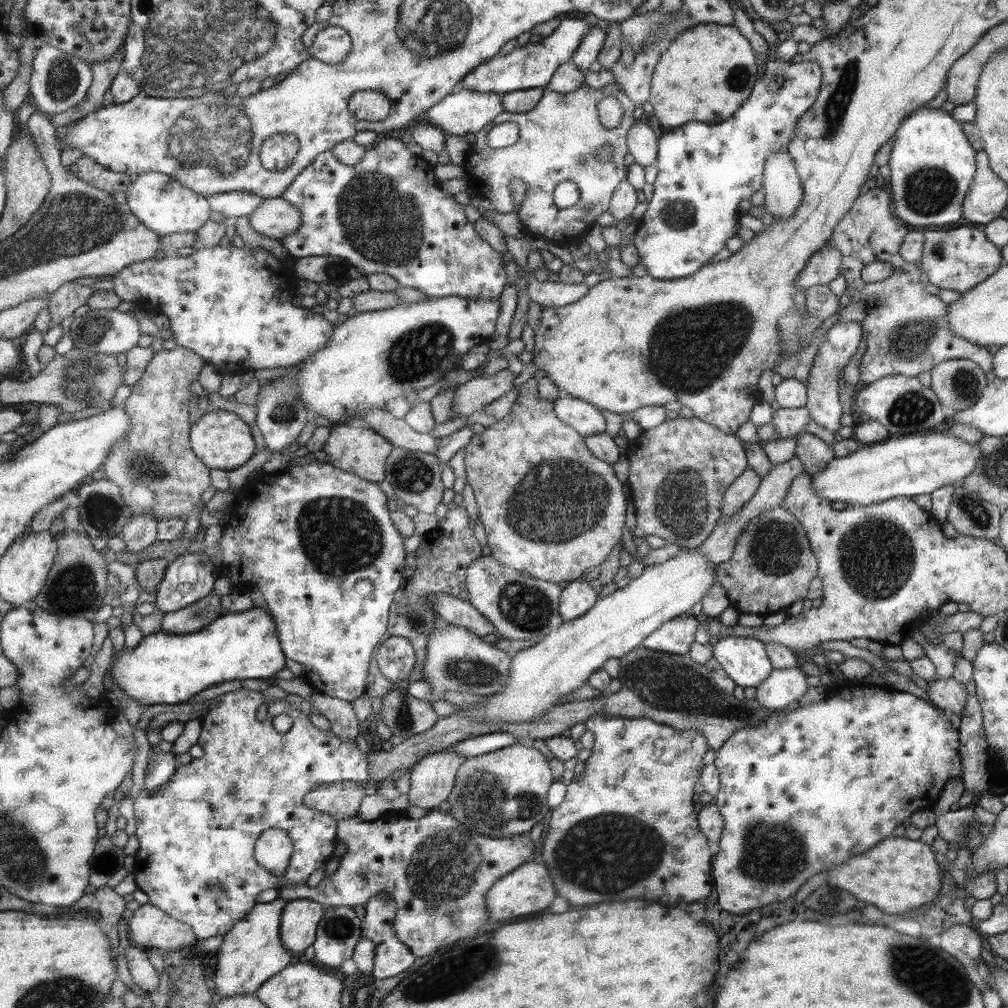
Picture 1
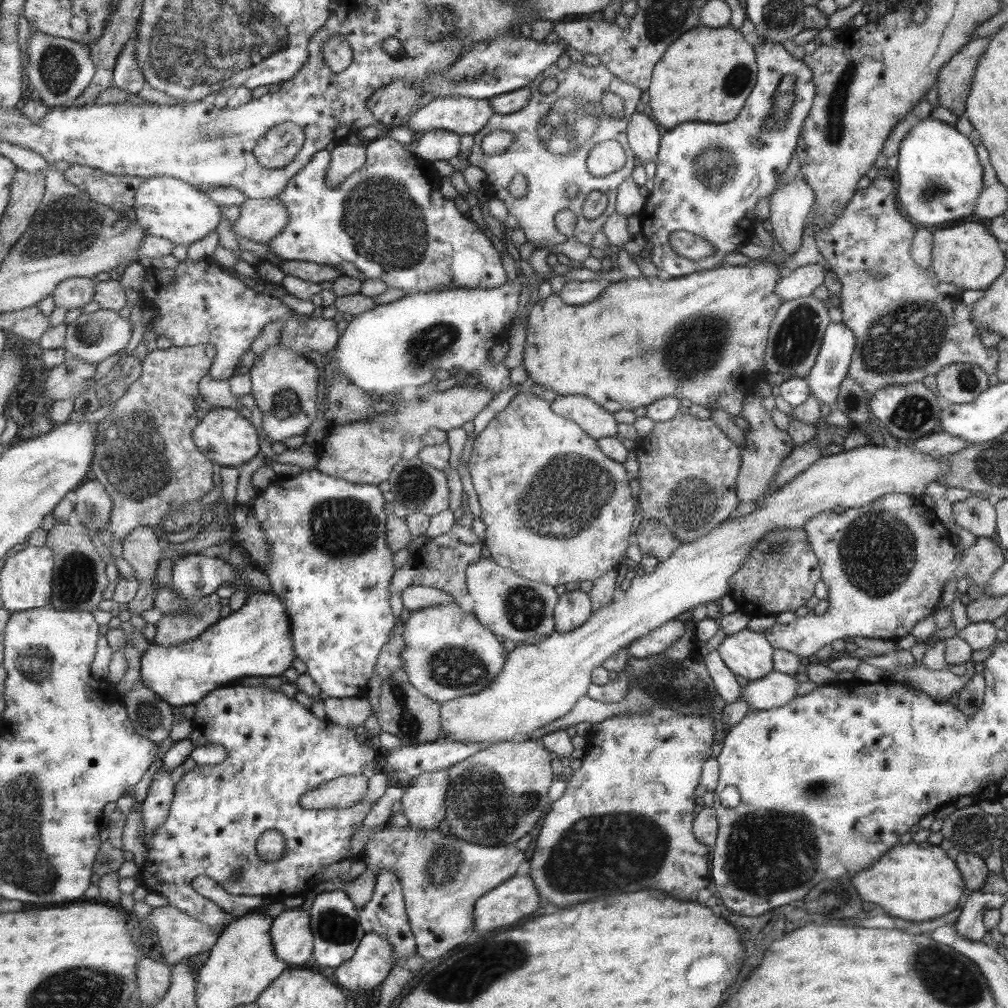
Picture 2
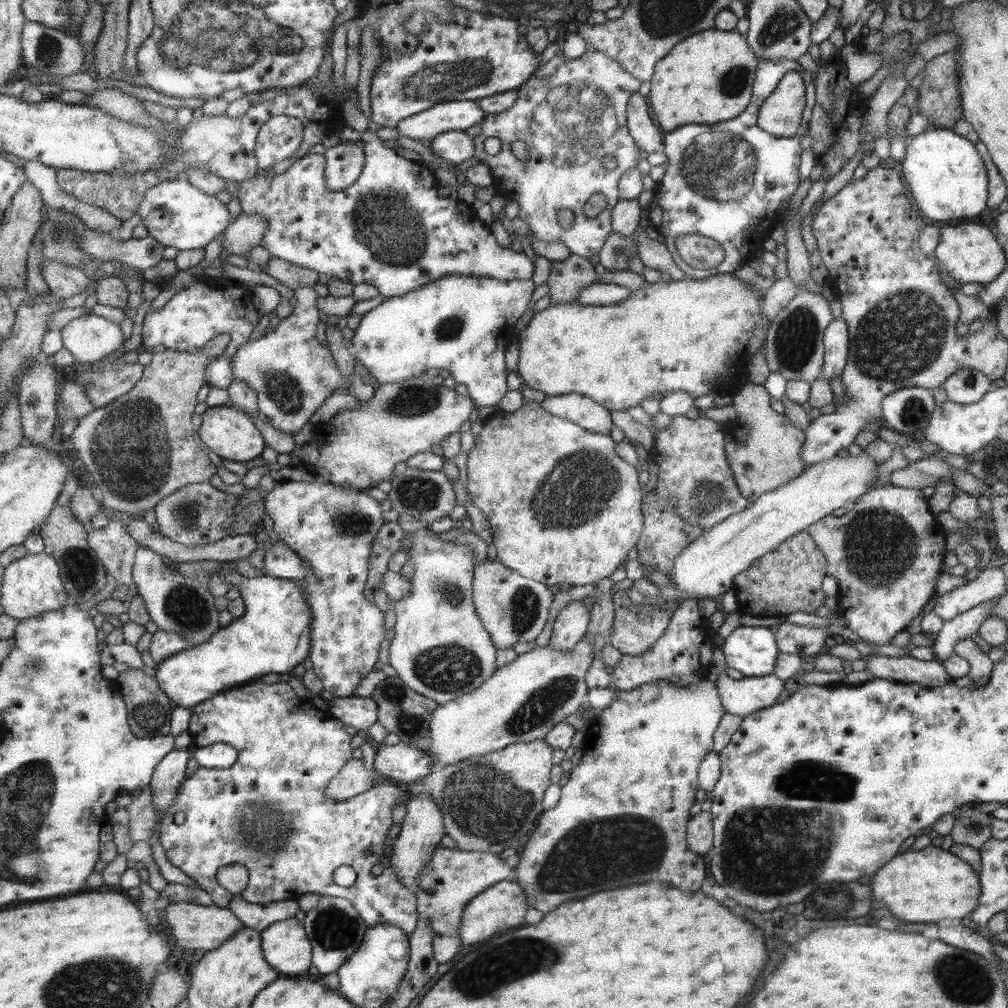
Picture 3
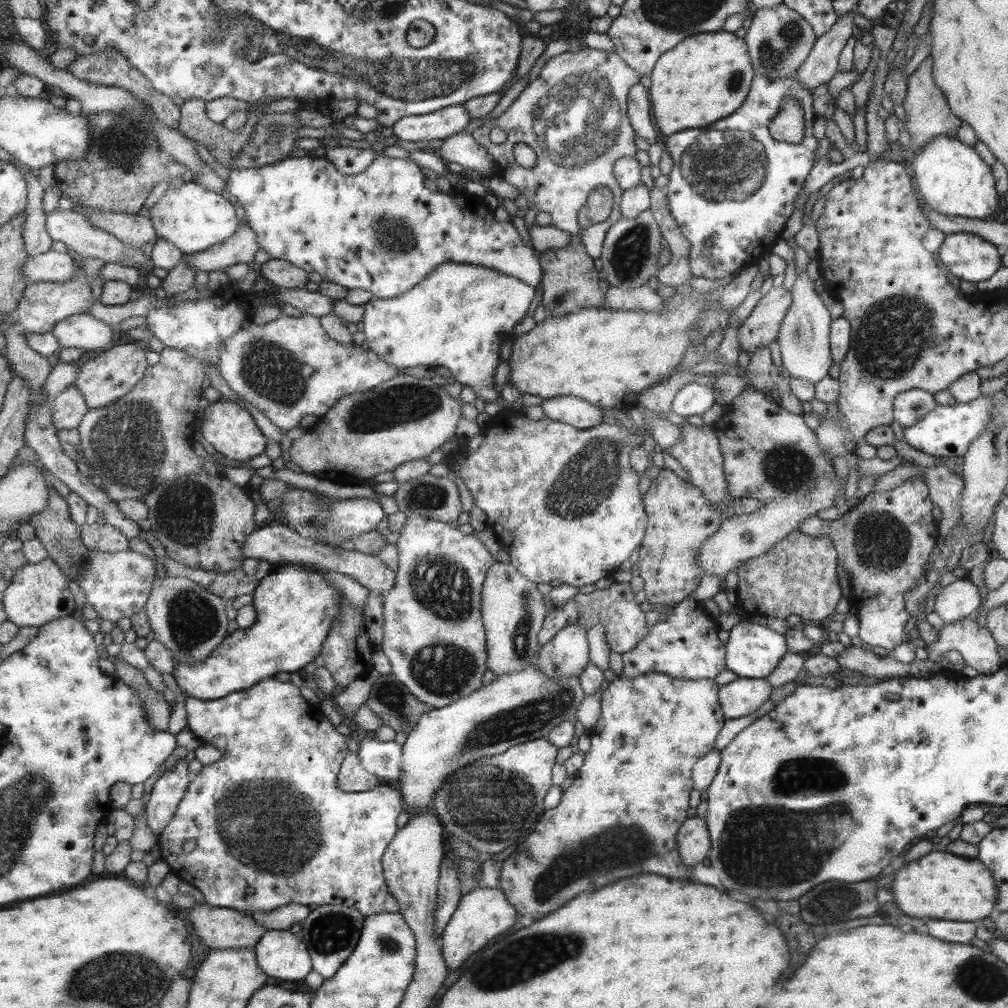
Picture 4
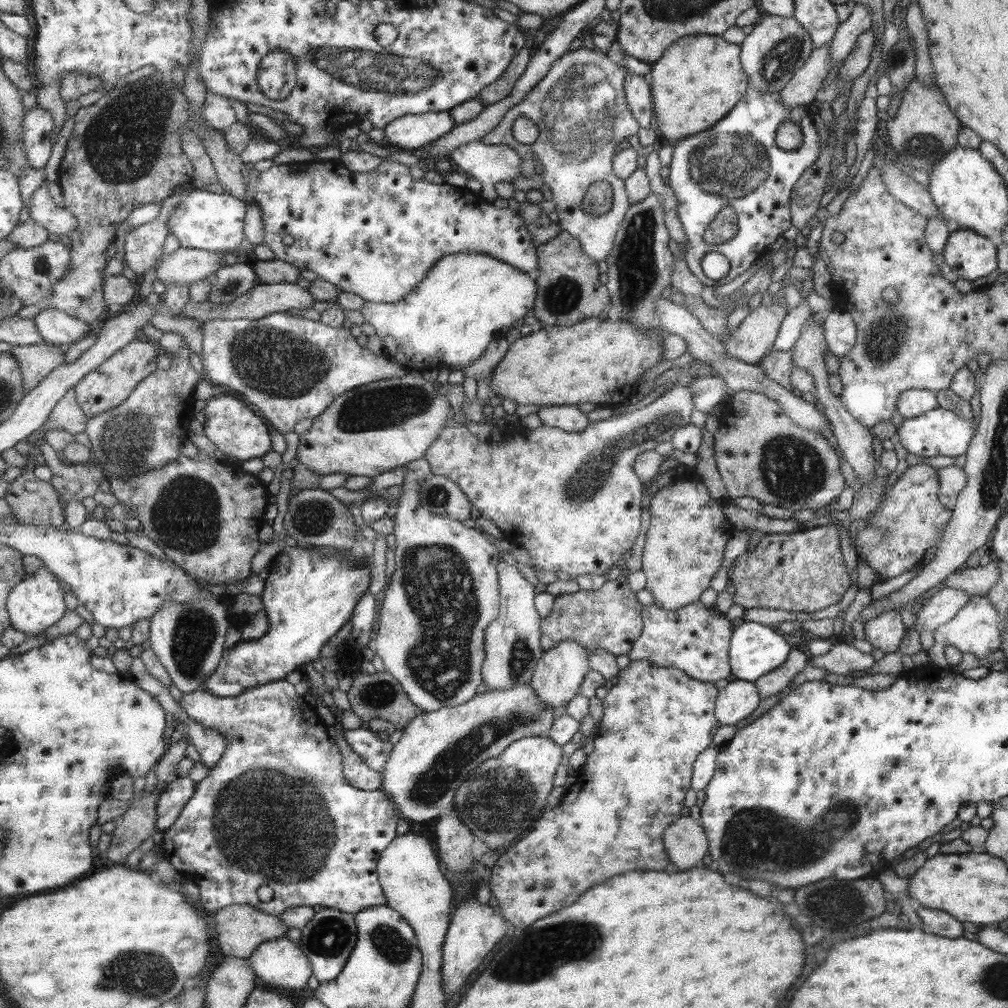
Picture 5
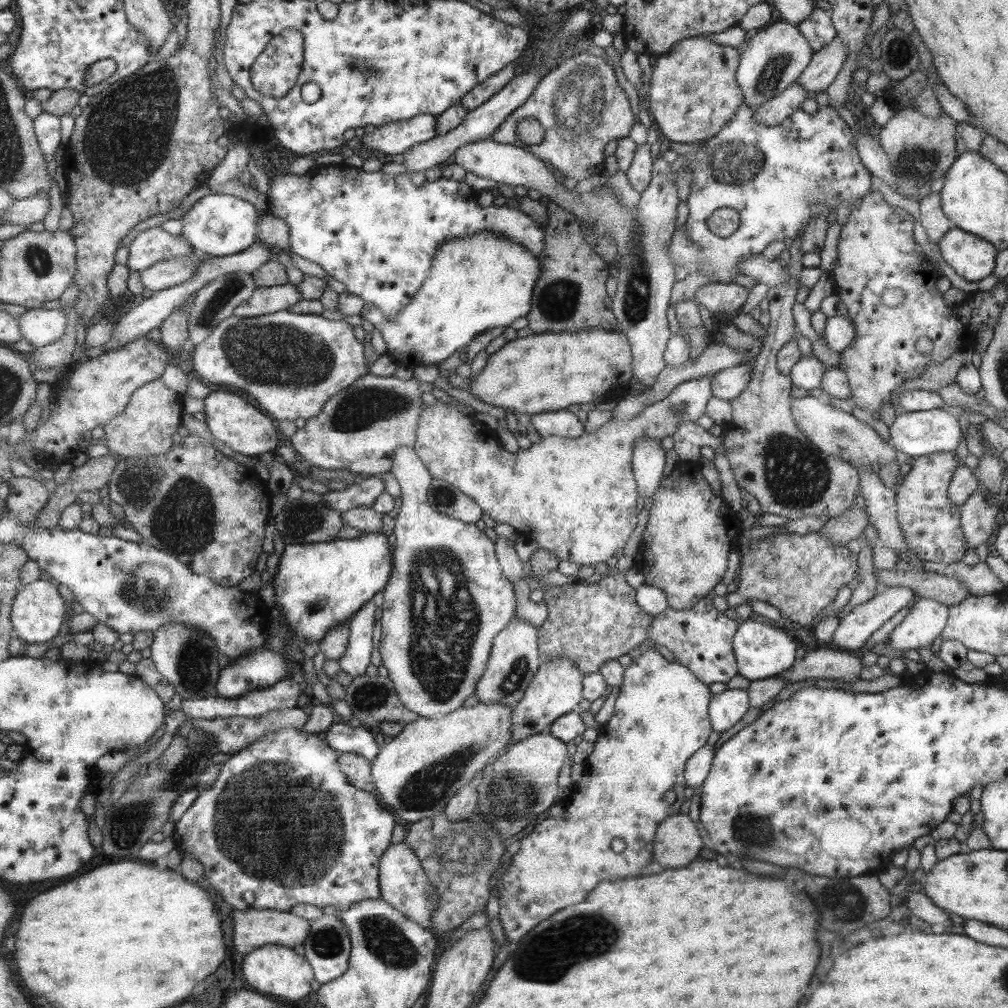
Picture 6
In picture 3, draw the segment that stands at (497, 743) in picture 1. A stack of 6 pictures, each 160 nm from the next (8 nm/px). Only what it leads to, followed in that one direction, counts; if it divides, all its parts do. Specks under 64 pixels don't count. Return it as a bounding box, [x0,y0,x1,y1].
[373,742,435,787]

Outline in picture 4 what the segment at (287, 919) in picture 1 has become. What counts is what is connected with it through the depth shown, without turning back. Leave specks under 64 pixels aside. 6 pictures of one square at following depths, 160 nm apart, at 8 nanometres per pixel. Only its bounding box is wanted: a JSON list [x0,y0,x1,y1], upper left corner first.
[256,930,313,982]

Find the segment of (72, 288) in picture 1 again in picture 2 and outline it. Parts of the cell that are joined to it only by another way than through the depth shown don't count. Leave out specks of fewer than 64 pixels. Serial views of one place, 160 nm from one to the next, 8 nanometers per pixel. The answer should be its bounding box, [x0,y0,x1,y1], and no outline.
[53,278,97,310]

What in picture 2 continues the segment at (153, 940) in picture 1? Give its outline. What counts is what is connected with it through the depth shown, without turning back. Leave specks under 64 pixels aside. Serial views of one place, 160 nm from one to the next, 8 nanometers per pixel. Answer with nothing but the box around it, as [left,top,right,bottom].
[148,904,224,967]

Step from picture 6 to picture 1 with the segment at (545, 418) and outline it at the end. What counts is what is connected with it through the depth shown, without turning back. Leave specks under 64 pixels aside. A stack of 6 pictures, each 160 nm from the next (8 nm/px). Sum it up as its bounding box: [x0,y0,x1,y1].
[553,394,606,438]

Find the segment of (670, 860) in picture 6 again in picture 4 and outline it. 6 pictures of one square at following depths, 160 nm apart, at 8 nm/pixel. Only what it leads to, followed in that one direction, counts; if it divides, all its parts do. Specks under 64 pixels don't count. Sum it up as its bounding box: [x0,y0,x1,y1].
[677,816,709,866]

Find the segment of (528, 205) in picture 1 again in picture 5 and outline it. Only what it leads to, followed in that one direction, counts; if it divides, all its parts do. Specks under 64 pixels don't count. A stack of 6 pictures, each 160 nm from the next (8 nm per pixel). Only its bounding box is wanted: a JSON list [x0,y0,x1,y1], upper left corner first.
[482,48,639,261]

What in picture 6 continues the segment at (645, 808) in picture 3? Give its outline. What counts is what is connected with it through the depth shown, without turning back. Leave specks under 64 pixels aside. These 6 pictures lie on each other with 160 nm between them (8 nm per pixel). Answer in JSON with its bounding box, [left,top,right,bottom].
[497,648,712,943]

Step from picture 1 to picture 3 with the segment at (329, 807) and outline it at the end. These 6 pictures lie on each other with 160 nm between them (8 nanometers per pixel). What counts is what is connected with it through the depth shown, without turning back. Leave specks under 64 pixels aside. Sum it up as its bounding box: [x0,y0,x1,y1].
[327,760,372,800]

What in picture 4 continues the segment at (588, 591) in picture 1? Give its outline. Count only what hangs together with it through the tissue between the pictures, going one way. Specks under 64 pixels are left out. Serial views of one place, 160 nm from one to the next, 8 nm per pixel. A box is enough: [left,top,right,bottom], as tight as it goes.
[534,624,589,676]

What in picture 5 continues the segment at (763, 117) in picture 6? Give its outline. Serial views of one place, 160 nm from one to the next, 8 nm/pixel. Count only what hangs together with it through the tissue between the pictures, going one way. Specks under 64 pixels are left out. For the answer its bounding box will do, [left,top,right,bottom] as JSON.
[777,42,831,108]

